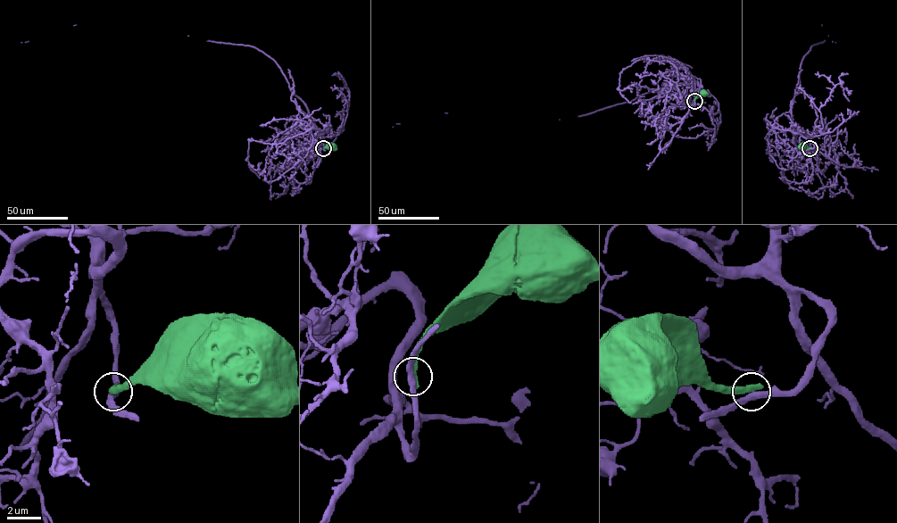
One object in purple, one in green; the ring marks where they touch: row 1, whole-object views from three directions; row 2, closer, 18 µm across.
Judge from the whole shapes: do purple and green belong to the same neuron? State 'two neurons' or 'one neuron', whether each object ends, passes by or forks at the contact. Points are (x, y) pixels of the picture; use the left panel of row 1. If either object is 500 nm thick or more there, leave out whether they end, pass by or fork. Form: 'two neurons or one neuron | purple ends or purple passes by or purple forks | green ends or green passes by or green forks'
two neurons | purple passes by | green ends

